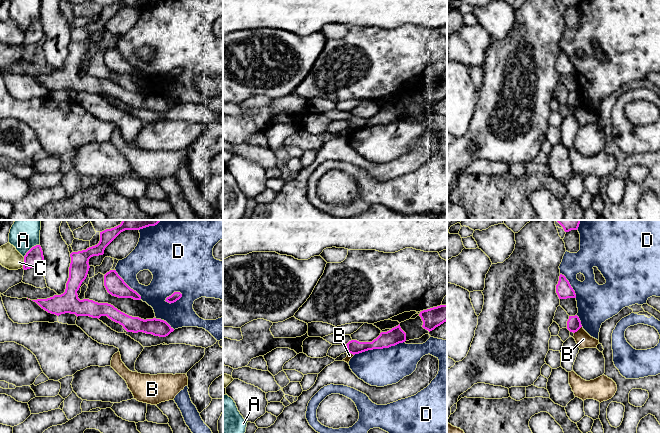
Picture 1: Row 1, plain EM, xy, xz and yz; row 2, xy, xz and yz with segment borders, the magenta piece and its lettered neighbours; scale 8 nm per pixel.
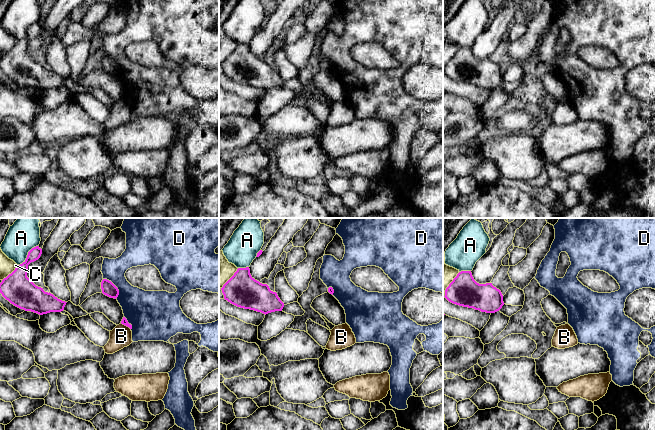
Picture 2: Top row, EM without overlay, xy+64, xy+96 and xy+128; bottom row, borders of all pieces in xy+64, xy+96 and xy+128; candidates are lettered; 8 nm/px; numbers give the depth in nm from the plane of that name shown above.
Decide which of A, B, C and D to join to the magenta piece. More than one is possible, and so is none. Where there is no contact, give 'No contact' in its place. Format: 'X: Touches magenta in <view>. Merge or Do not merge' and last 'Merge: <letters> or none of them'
A: Touches magenta in xy. Do not merge
B: Touches magenta in yz. Do not merge
C: Touches magenta in xy. Do not merge
D: Touches magenta in xz. Do not merge
Merge: none of them

